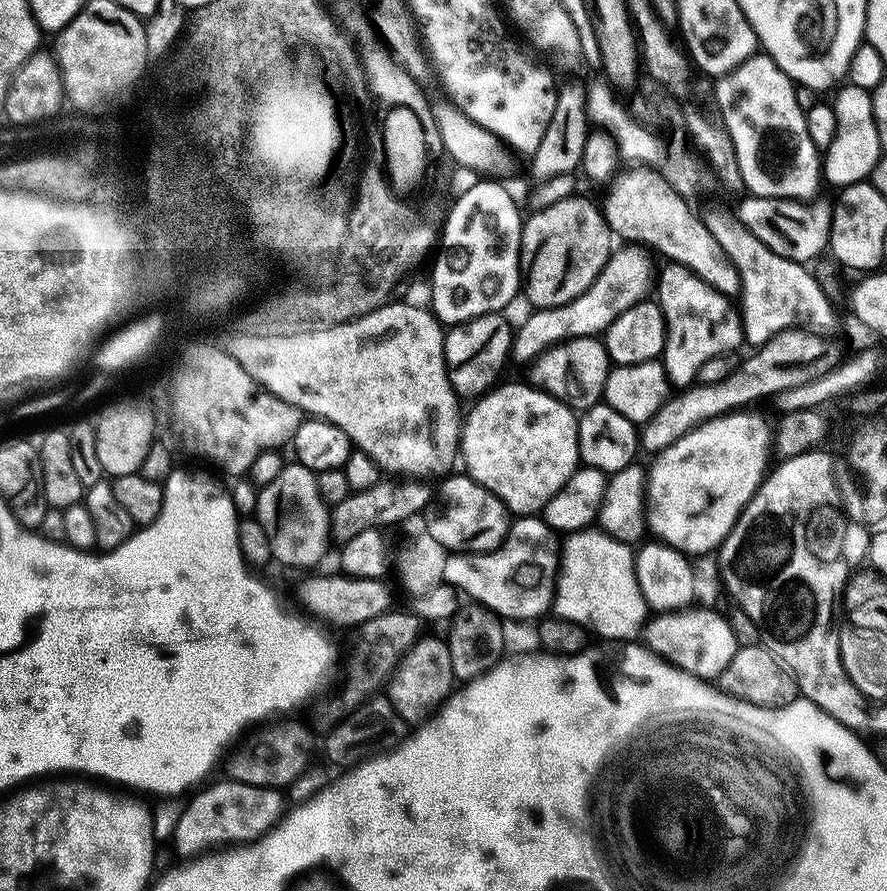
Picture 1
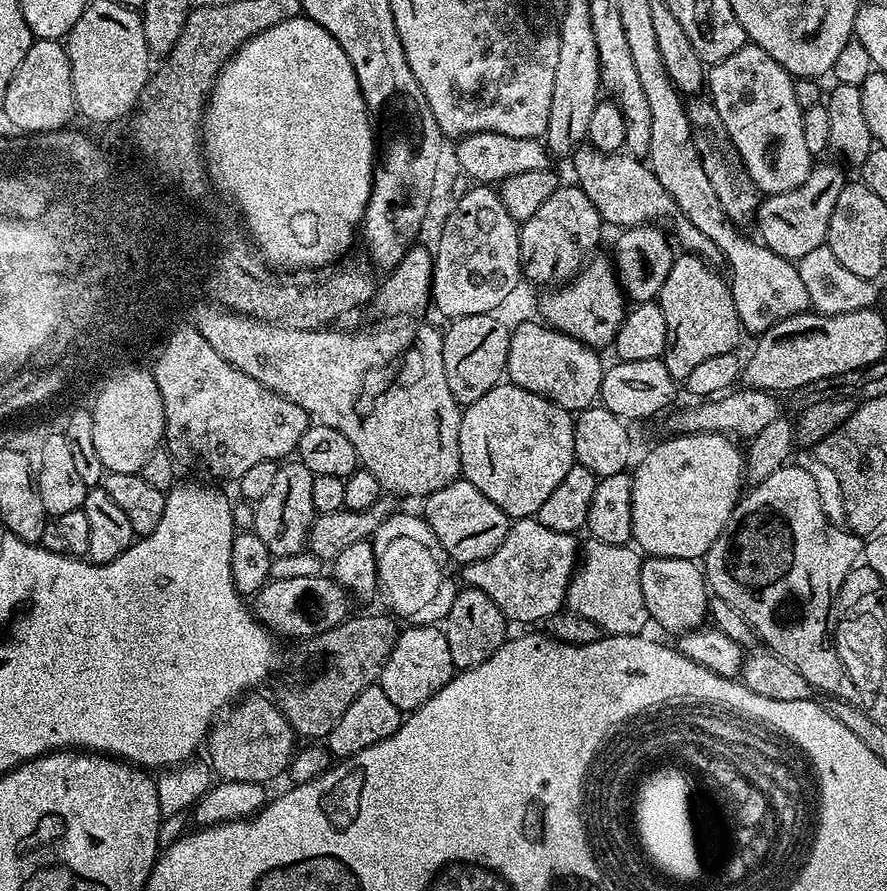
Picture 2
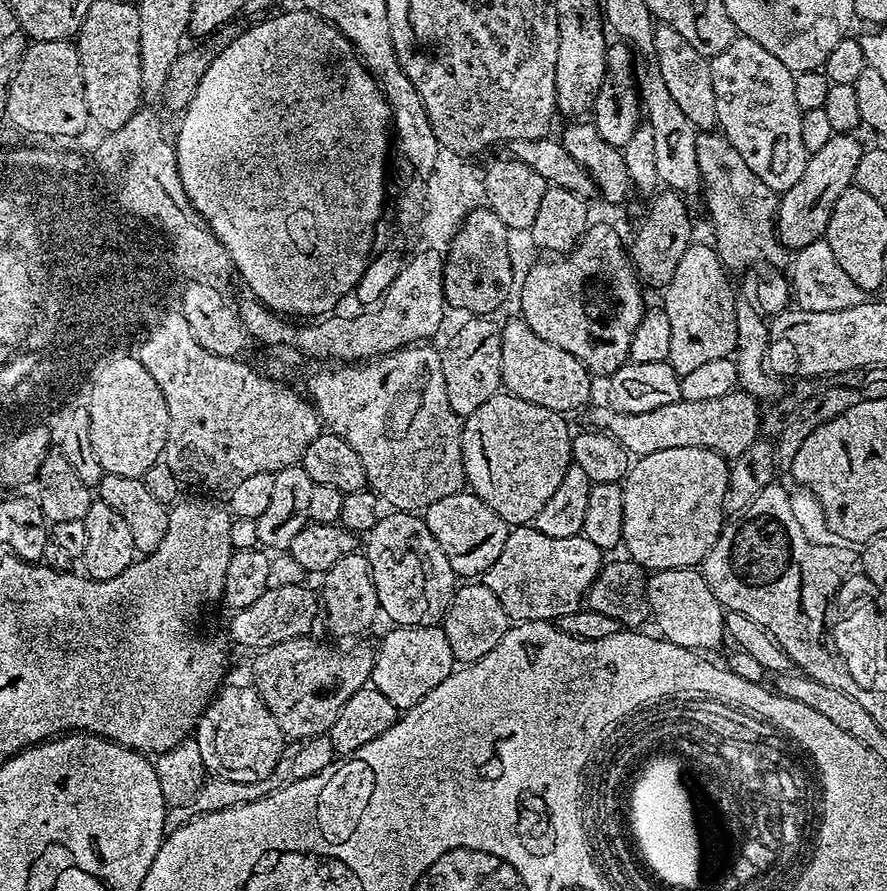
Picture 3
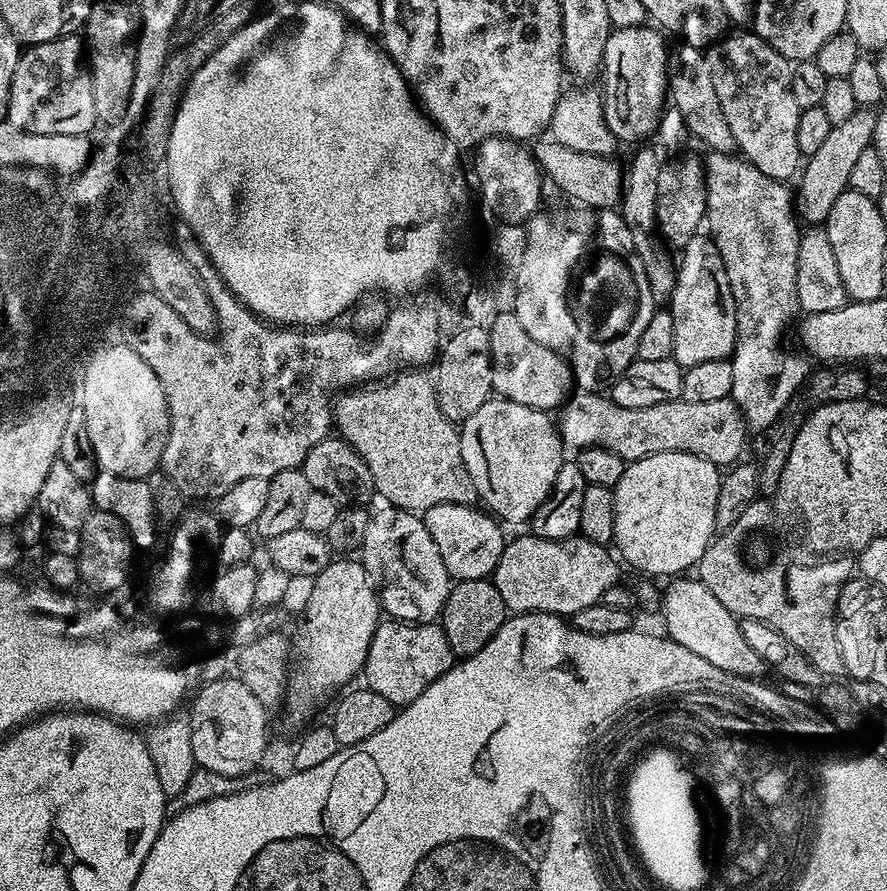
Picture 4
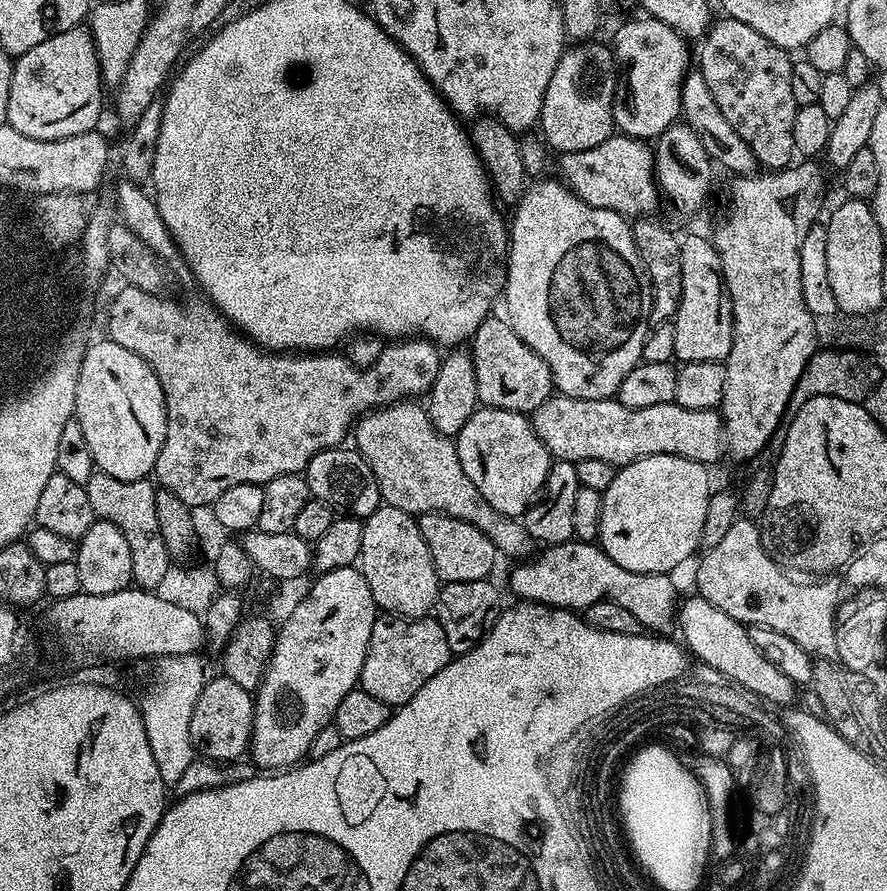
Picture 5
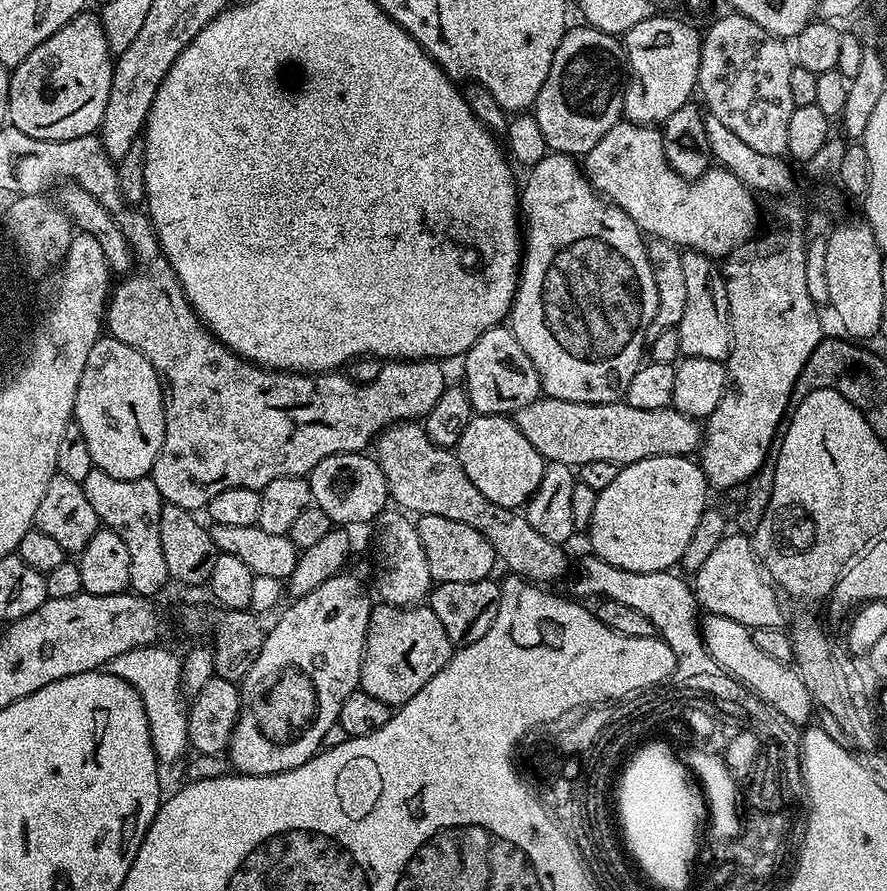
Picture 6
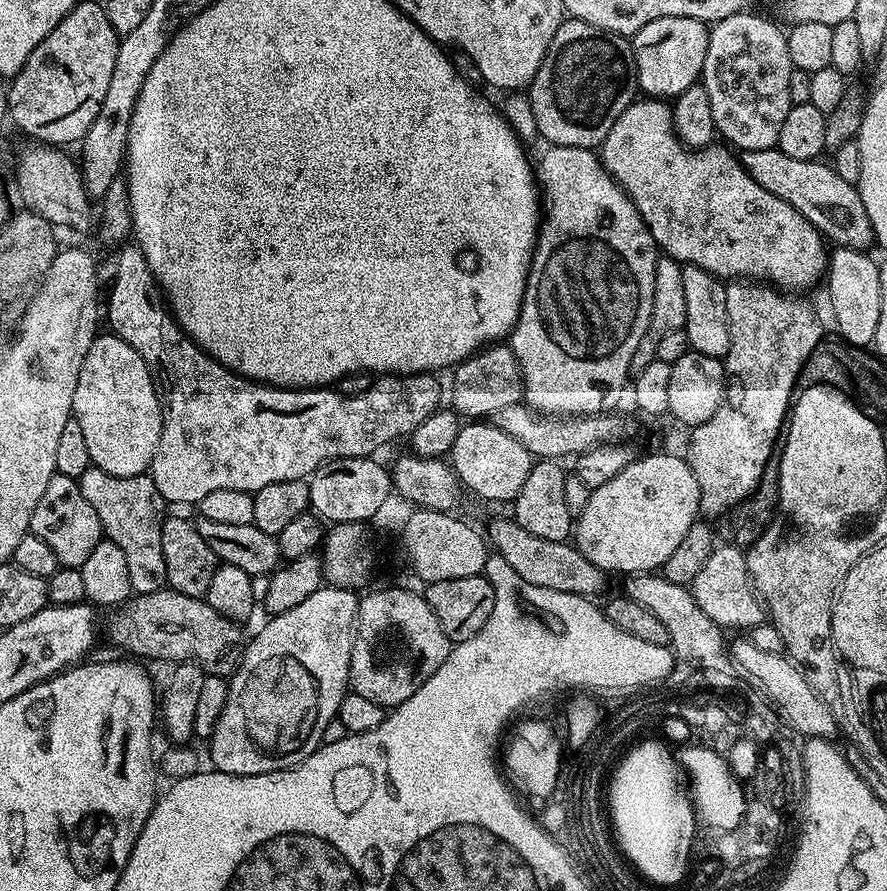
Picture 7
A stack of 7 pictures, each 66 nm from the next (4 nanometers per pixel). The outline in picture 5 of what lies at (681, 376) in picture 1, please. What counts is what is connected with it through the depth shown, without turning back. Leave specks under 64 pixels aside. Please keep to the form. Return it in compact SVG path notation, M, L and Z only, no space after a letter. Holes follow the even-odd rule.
M684 236L682 250L682 298L671 321L674 326L674 350L677 361L727 361L732 345L732 303L721 276L722 262L715 243L704 236Z

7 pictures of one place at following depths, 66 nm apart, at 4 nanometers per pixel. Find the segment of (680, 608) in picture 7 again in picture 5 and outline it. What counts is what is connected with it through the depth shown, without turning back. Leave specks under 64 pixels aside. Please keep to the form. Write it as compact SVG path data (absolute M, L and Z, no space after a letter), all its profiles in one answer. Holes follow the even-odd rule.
M575 538L566 544L553 544L544 552L525 559L508 576L512 592L529 604L547 604L549 609L587 610L599 600L613 600L626 606L645 630L652 634L668 634L678 616L676 584L671 575L662 572L622 570L614 558L604 553L599 543Z

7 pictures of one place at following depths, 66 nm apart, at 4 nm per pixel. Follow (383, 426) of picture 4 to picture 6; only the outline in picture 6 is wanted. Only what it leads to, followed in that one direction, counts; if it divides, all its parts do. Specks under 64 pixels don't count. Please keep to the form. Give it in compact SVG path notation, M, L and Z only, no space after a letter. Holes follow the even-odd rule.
M416 422L391 424L374 441L374 459L380 464L388 483L391 503L405 513L420 516L441 516L466 526L474 526L478 534L490 542L497 557L515 574L529 582L544 586L547 580L556 580L568 572L568 556L561 545L550 542L530 526L523 511L503 508L490 502L466 478L460 460L451 448L443 448L430 442L423 427Z

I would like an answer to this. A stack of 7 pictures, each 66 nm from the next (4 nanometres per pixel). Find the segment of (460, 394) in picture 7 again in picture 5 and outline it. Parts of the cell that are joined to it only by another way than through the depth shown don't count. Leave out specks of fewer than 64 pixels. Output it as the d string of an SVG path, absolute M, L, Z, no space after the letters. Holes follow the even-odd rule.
M496 314L487 316L470 341L470 355L478 382L478 401L483 407L533 414L554 395L550 366L514 334L507 319L499 320Z

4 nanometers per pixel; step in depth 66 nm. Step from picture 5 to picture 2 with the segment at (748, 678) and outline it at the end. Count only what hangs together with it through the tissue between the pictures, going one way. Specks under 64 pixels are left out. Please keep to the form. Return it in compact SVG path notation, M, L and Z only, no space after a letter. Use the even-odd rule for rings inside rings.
M654 556L641 566L642 595L651 623L668 632L683 634L699 629L708 616L710 589L701 565L695 560L663 560ZM704 620L704 622L703 622Z

